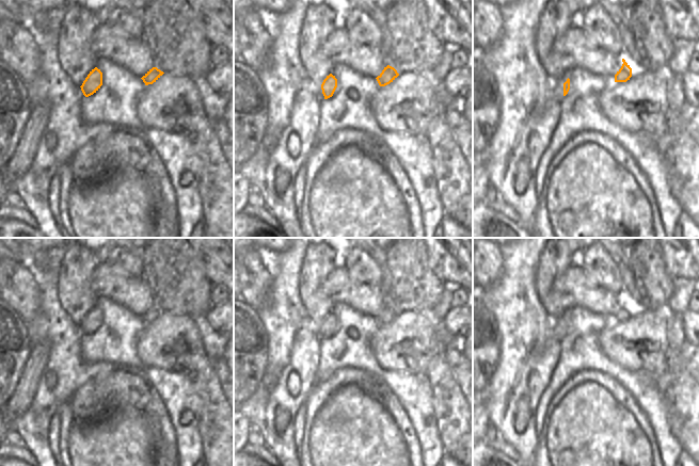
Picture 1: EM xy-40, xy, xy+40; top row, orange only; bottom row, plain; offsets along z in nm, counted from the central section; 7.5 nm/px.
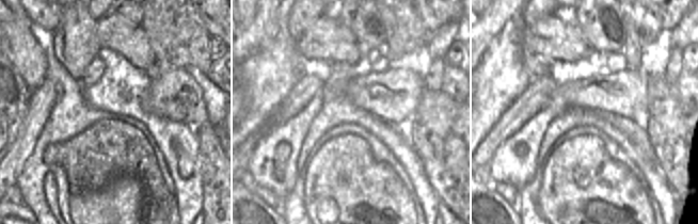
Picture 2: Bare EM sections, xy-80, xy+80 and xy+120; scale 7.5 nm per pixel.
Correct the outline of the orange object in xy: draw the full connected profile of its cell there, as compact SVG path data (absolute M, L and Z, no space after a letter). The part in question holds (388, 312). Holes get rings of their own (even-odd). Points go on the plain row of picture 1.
M387 304L376 318L380 325L385 325L393 321L398 315L399 312L397 309L394 306Z

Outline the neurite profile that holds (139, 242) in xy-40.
M129 238L134 246L138 248L144 248L149 244L153 238Z

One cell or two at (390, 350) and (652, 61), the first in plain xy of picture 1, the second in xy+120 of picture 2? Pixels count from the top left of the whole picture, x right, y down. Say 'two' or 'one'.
two

